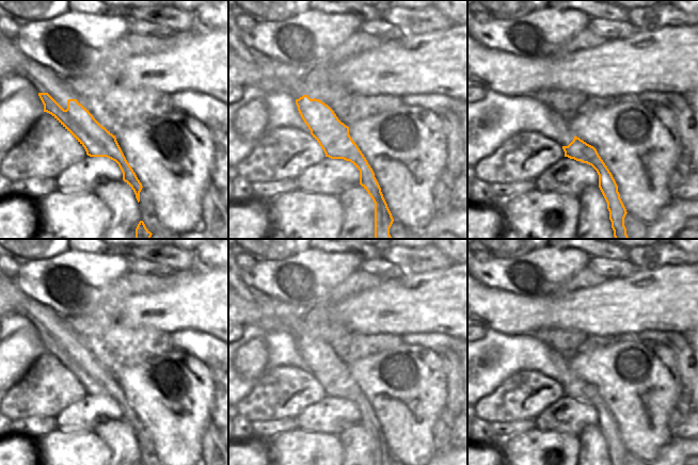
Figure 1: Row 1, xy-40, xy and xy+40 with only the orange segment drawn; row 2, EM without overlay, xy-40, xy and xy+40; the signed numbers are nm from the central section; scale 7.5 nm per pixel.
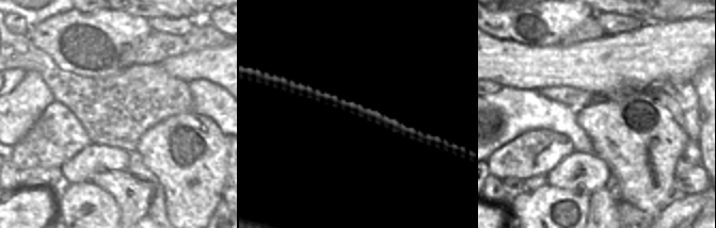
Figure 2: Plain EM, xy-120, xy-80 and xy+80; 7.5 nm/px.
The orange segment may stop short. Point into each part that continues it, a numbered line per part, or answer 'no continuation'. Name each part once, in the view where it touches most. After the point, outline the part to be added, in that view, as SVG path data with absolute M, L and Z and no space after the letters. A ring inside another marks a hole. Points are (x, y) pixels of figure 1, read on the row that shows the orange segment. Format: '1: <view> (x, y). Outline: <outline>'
1: xy-40 (28, 68). Outline: M1 31L0 47L14 73L28 80L37 93L49 91L64 110L67 109L68 99L77 99L80 103L80 96L69 85L70 78L63 78L51 68L23 54L14 39L9 39Z

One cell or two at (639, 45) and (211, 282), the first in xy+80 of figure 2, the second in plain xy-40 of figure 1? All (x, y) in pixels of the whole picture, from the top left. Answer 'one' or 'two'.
one

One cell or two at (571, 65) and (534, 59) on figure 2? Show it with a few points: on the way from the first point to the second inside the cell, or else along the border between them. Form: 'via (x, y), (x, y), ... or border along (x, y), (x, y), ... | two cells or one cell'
via (561, 65), (543, 65) | one cell

